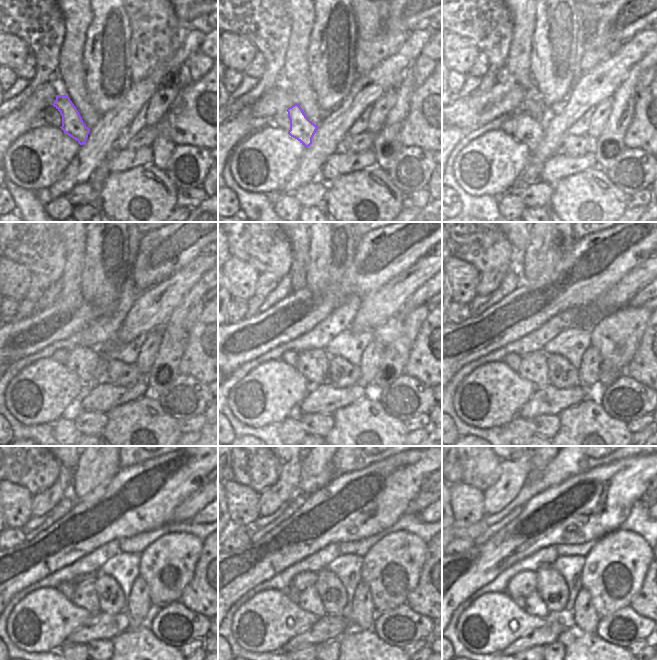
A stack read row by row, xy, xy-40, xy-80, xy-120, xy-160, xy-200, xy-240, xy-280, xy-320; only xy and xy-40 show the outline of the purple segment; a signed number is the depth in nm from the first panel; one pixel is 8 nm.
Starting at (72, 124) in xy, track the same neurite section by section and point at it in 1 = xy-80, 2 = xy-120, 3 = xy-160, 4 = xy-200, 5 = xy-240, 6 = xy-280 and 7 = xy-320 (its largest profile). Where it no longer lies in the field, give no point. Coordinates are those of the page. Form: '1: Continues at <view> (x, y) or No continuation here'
1: Continues at xy-80 (529, 131)
2: Continues at xy-120 (89, 364)
3: Continues at xy-160 (313, 364)
4: Continues at xy-200 (533, 367)
5: Continues at xy-240 (85, 596)
6: Continues at xy-280 (310, 601)
7: Continues at xy-320 (535, 605).

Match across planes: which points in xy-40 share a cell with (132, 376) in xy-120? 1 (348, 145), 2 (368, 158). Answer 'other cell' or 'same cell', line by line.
1: same cell
2: other cell

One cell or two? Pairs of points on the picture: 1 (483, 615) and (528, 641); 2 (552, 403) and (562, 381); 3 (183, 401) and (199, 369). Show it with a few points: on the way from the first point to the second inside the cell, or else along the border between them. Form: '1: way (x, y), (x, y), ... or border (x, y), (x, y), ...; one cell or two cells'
1: border (542, 626), (517, 638), (504, 649); two cells
2: border (549, 383), (557, 388), (574, 387), (577, 385); two cells
3: border (180, 372), (190, 375), (207, 385); two cells

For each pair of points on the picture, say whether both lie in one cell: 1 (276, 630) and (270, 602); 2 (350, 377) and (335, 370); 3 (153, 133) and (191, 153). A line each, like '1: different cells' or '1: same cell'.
1: same cell
2: same cell
3: different cells

